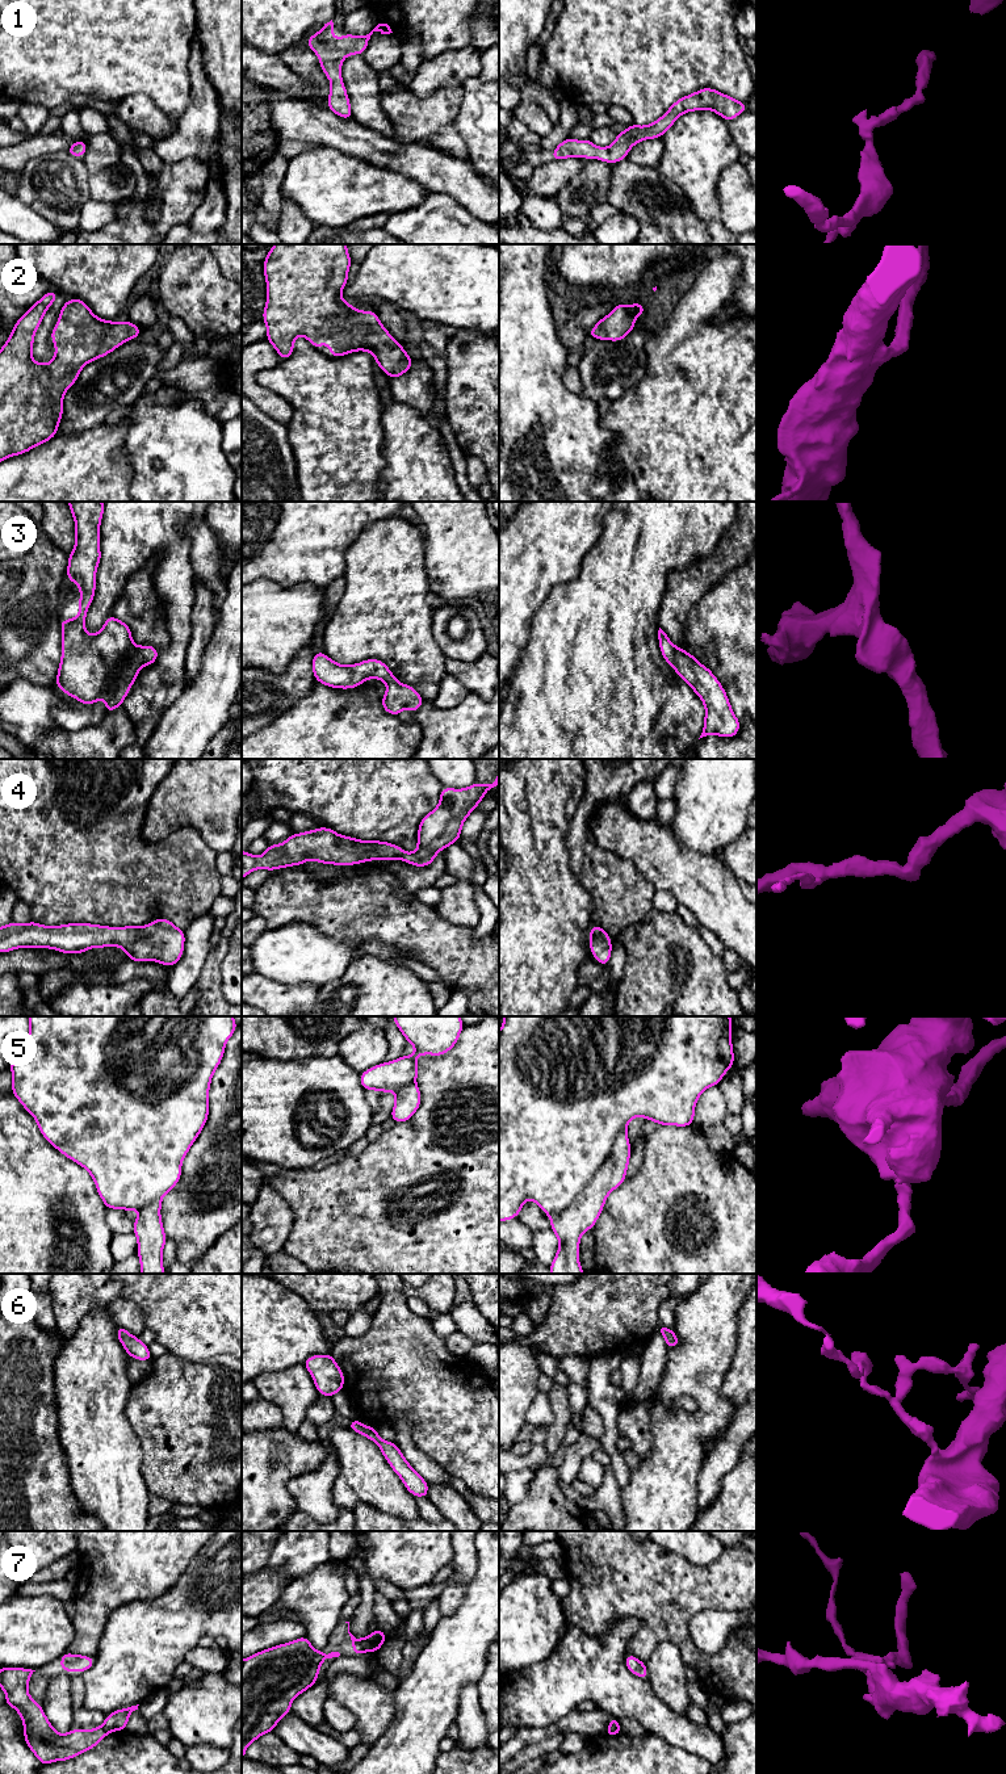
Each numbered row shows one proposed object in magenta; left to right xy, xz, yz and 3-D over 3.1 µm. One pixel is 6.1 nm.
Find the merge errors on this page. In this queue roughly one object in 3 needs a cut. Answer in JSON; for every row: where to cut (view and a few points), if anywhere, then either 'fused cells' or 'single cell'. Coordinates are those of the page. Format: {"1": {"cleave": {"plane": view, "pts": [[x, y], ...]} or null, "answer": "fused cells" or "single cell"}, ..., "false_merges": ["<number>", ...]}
{"1": {"cleave": null, "answer": "single cell"}, "2": {"cleave": null, "answer": "single cell"}, "3": {"cleave": null, "answer": "single cell"}, "4": {"cleave": null, "answer": "single cell"}, "5": {"cleave": null, "answer": "single cell"}, "6": {"cleave": {"plane": "xy", "pts": [[126, 1330], [121, 1342]]}, "answer": "fused cells"}, "7": {"cleave": {"plane": "xz", "pts": [[361, 1639], [364, 1651]]}, "answer": "fused cells"}, "false_merges": ["6", "7"]}

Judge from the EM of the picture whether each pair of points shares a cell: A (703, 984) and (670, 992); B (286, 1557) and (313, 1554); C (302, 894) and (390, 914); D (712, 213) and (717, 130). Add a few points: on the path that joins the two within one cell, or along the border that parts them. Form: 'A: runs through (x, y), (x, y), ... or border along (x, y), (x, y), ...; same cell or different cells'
A: runs through (695, 984), (686, 984), (678, 988); same cell
B: runs through (293, 1555), (306, 1554); same cell
C: runs through (325, 906), (368, 908); same cell
D: runs through (707, 192), (707, 151); same cell

